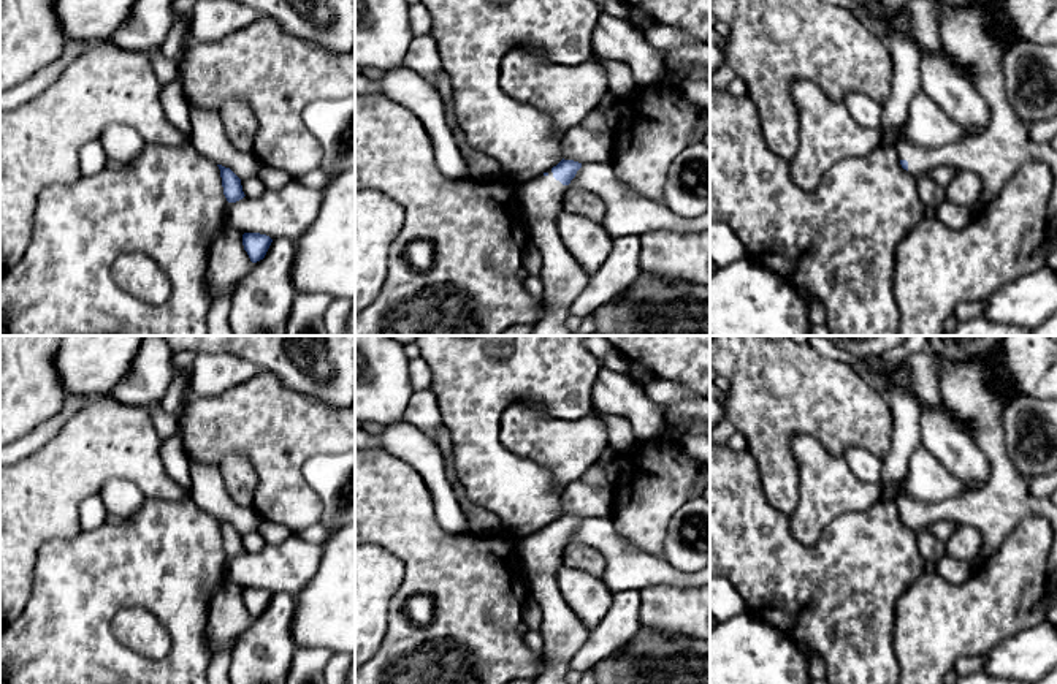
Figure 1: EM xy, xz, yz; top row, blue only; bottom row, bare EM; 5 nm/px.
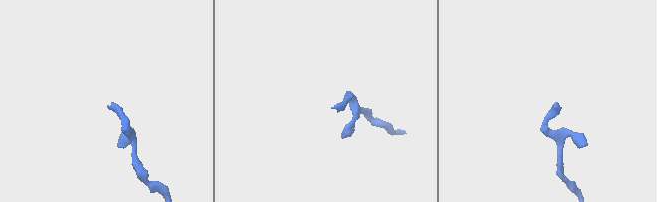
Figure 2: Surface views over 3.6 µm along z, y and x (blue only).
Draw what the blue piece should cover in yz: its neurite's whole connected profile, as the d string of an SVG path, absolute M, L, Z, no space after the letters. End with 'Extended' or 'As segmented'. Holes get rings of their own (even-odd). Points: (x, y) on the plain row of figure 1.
M1003 336L1000 350L990 359L948 361L930 358L937 367L944 410L965 423L968 434L987 458L992 475L979 491L935 504L913 499L905 492L899 494L895 507L902 522L916 532L940 519L951 519L959 526L973 526L981 534L978 557L986 560L998 551L1024 518L1044 516L1054 532L1047 575L1057 581L1057 505L1049 497L1036 499L1028 492L1028 481L1009 459L1002 426L1006 401L1016 394L1057 399L1057 342L1049 336Z. Extended

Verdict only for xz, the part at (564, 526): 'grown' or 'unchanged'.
grown

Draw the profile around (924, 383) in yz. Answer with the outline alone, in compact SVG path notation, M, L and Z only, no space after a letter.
M927 352L911 353L902 361L910 370L910 388L919 407L944 408L937 367Z

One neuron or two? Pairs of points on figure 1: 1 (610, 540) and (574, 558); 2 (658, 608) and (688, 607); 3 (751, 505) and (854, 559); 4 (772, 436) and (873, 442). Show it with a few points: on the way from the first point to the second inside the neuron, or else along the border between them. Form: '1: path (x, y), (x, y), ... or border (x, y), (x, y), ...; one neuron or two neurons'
1: border (568, 542), (593, 545), (604, 558), (606, 577); two neurons
2: path (666, 608), (680, 608); one neuron
3: path (775, 532), (804, 561), (828, 561); one neuron
4: path (797, 423), (848, 423); one neuron

